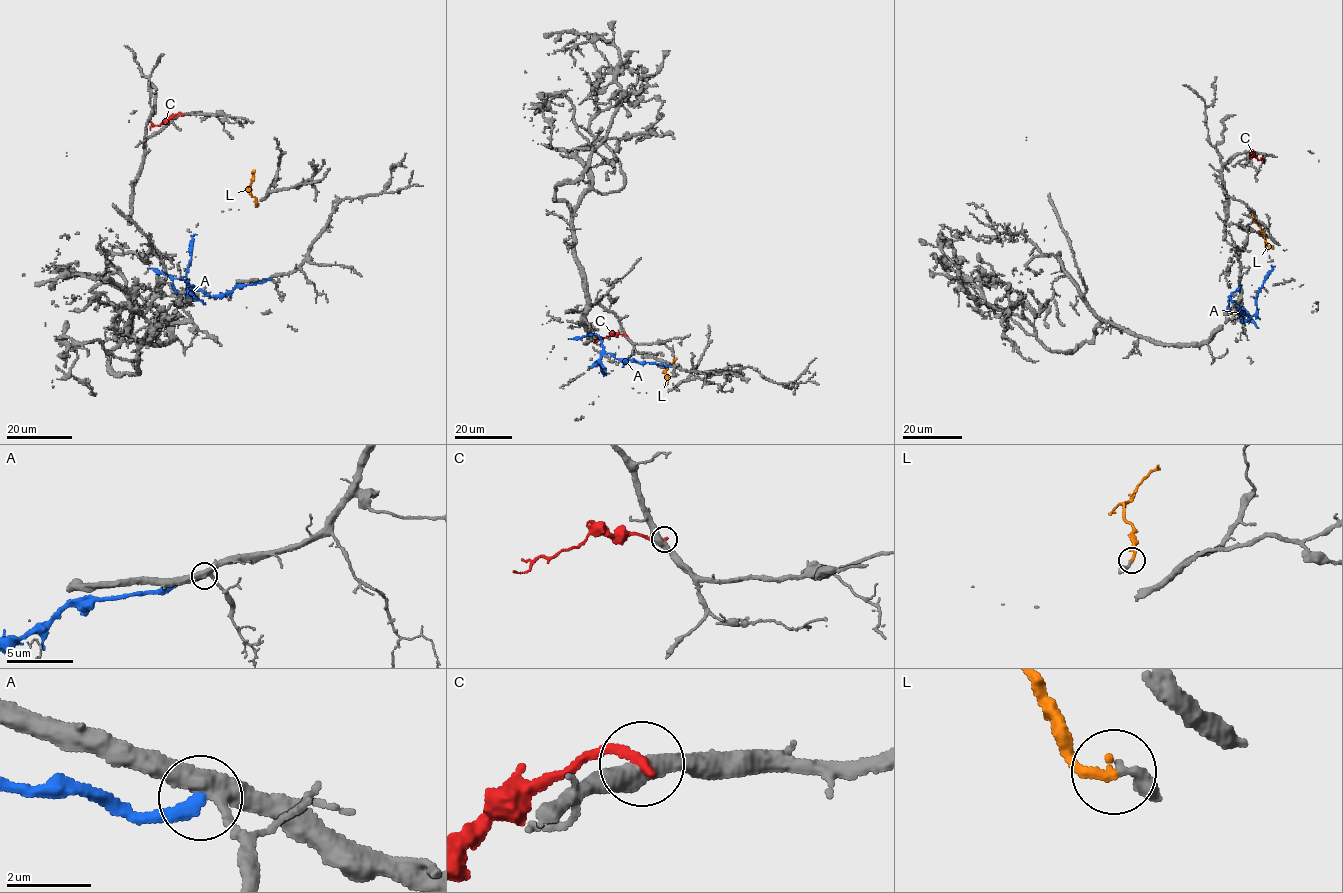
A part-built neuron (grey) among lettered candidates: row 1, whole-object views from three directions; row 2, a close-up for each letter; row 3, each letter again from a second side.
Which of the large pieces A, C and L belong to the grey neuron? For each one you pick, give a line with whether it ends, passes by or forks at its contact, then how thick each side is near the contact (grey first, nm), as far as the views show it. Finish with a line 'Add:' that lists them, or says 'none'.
L: it ends; calibres 320 and 280 nm
Add: L

